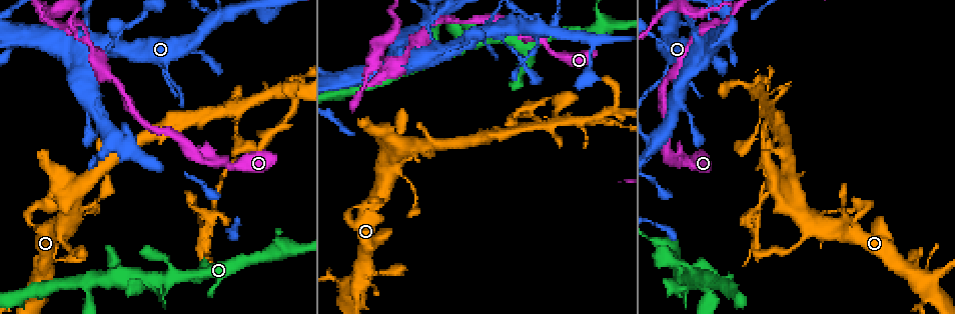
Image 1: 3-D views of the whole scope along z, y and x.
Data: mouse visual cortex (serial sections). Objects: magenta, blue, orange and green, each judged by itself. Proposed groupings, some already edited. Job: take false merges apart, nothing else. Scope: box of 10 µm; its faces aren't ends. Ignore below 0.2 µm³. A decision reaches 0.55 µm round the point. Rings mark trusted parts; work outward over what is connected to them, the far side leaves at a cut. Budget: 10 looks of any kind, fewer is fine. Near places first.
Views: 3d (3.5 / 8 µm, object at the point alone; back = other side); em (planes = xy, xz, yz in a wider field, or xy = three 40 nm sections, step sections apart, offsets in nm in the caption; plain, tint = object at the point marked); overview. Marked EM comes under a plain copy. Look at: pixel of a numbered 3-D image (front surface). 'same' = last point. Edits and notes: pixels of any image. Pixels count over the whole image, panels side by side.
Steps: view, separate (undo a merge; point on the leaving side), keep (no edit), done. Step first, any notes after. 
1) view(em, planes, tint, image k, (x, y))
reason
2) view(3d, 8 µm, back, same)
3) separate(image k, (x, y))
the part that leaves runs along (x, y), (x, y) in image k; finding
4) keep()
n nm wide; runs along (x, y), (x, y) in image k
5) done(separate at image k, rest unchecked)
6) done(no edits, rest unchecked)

view(3d, 8 µm, image 1, (399, 143))
a fork

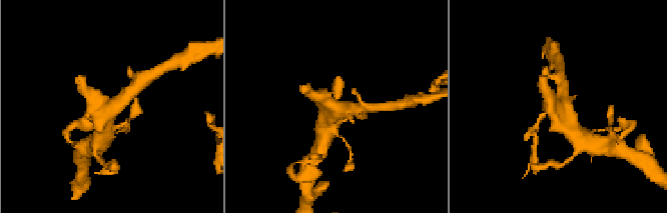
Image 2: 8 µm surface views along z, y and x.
view(em, xy, step 5, tint, same)
need the tissue

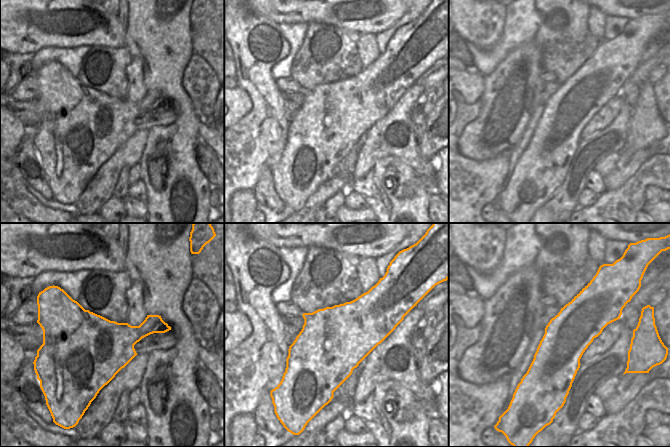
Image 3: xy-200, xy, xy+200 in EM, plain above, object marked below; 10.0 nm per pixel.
keep()
700 nm wide; runs along (104, 134), (107, 114), (133, 89) in image 2; continuous, no second cell

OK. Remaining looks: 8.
view(3d, 3.5 µm, image 1, (438, 54))
sharp bend

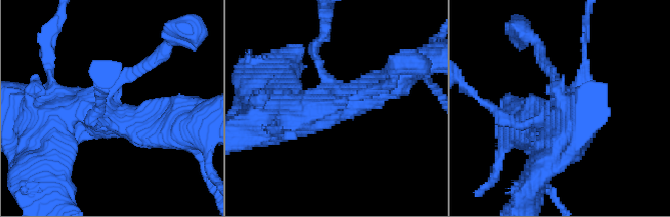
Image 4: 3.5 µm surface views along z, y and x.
view(em, planes, tint, image 4, (333, 106))

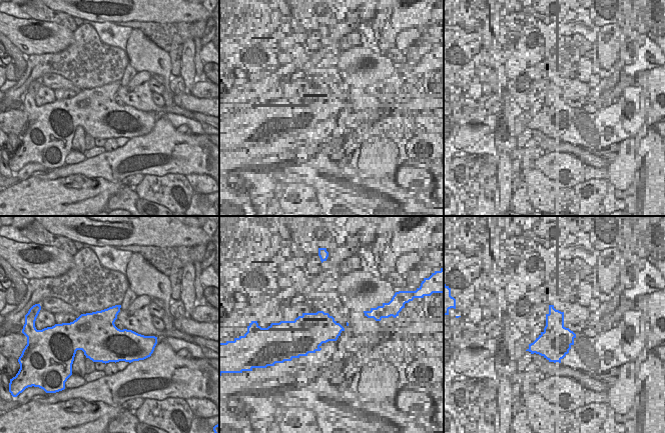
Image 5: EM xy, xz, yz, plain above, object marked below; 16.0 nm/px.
keep()
one cell here

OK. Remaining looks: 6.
view(3d, 3.5 µm, back, image 1, (363, 90))
three arms meet

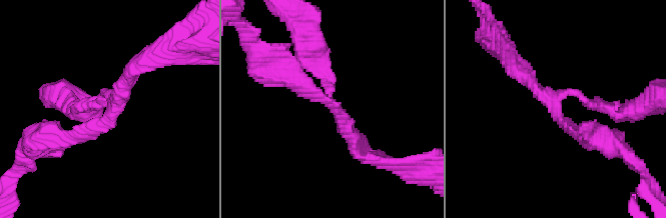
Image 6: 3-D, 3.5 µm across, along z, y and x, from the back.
view(em, xy, step 1, tint, image 6, (335, 108))
need the tissue

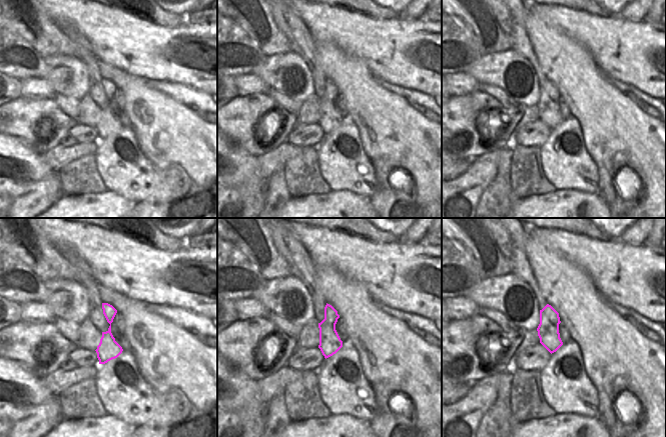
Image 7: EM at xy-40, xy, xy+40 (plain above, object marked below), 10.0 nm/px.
keep()
runs along (61, 137), (104, 122), (113, 103), (95, 103) in image 6; one cell here

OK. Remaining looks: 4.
view(3d, 3.5 µm, image 1, (672, 16))
small branch off a trunk

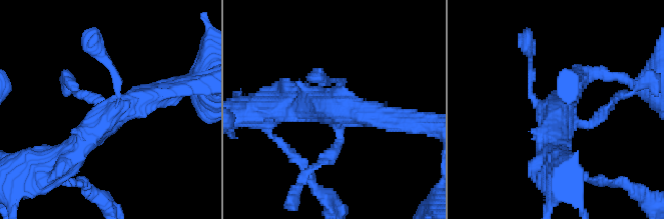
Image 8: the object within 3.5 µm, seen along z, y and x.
view(em, xy, step 3, tint, image 8, (341, 106))
now the EM

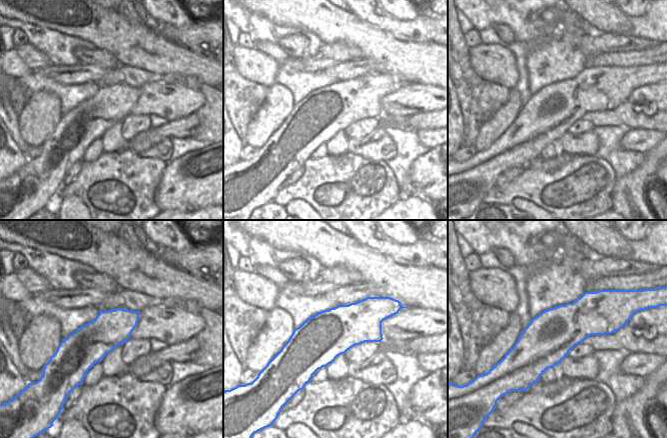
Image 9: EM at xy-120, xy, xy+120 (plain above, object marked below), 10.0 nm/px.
keep()
500 nm wide; runs along (65, 159), (114, 110), (175, 89) in image 8; one cell here

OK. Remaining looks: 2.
done(no edits, rest unchecked)

